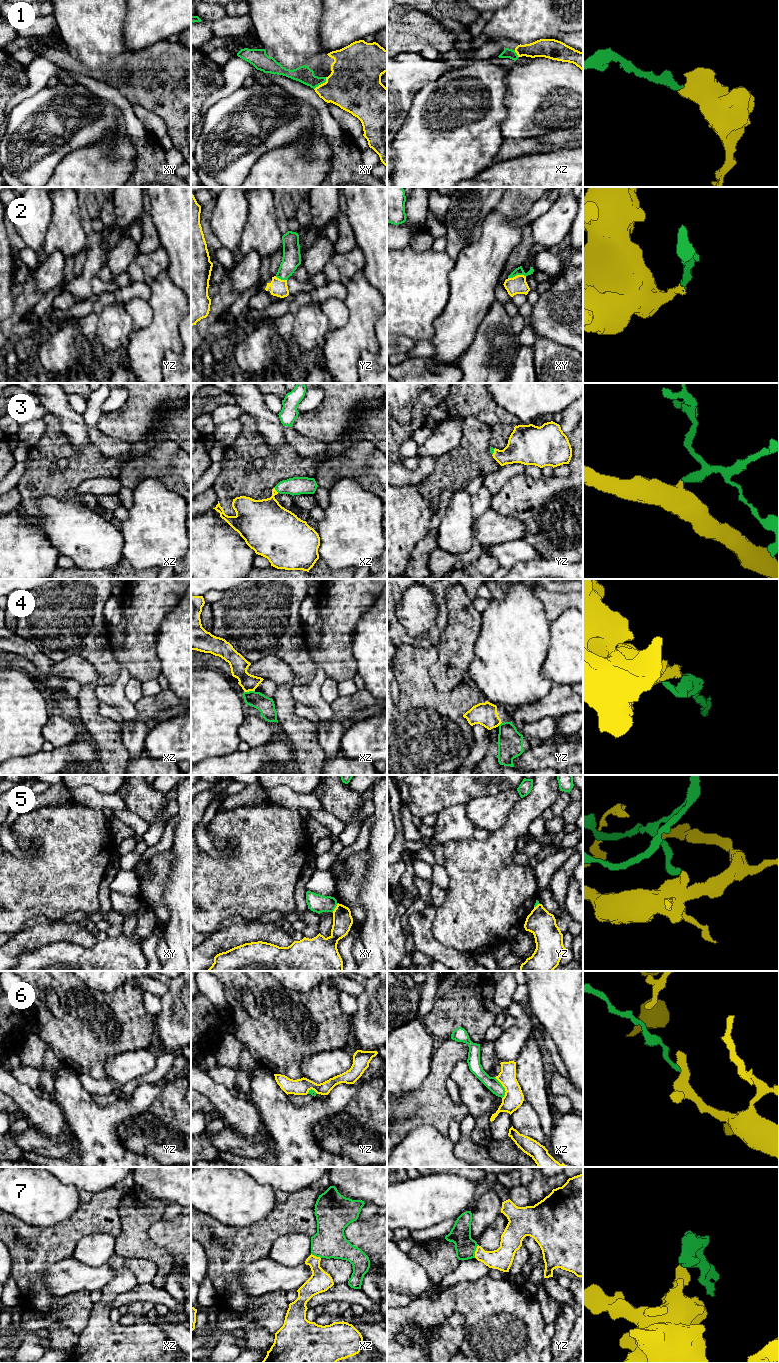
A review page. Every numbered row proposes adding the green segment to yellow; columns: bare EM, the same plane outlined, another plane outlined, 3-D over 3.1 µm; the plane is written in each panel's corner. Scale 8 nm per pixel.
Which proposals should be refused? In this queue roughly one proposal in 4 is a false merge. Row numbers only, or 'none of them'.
4, 5, 7

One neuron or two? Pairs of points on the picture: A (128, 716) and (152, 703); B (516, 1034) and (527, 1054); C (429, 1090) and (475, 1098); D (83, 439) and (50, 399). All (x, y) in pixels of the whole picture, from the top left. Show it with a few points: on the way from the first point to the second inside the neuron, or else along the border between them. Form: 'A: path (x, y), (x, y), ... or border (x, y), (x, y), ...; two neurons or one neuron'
A: border (134, 704), (138, 712); two neurons
B: border (531, 1036), (515, 1061); two neurons
C: border (462, 1102), (470, 1113); two neurons
D: path (75, 429), (69, 418), (60, 409); one neuron

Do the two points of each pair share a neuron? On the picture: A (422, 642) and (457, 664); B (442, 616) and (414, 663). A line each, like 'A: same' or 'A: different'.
A: different
B: different

